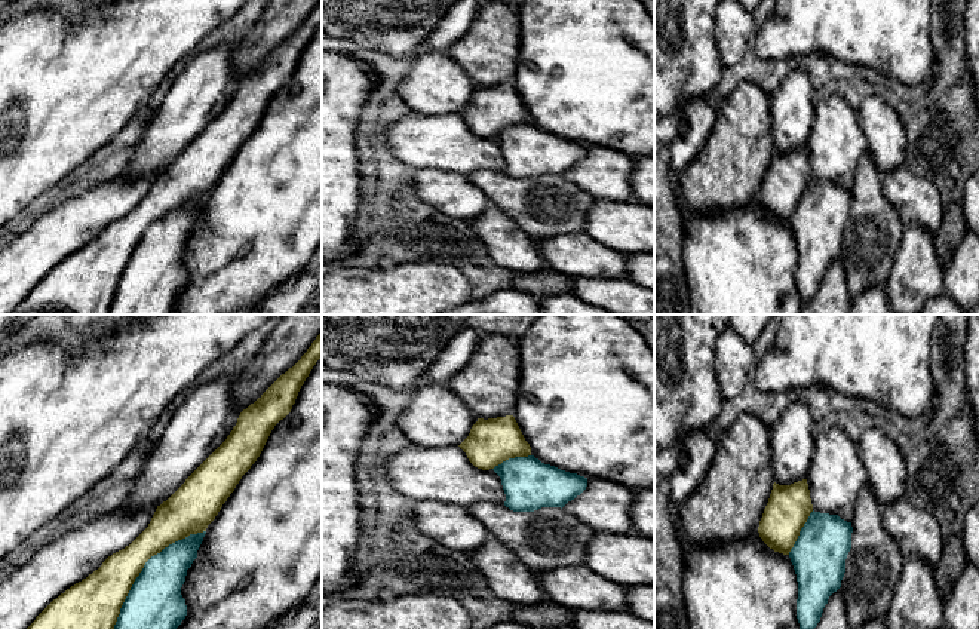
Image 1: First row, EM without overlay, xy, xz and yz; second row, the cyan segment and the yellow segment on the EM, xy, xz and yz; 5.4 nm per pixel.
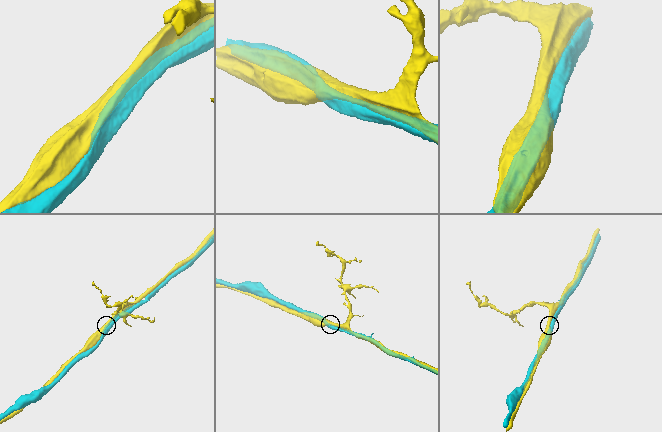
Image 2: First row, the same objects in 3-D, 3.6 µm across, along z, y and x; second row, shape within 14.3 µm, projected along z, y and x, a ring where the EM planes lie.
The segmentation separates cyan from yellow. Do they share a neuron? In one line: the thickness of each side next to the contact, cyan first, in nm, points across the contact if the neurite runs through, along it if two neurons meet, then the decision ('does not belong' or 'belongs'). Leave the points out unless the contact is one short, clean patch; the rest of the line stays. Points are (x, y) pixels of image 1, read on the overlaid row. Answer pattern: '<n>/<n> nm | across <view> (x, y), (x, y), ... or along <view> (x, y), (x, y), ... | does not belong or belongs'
300/240 nm | does not belong

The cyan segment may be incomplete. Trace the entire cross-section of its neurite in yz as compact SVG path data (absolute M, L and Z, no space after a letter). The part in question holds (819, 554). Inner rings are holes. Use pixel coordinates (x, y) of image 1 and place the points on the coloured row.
M814 510L801 528L789 552L798 582L800 629L814 629L829 596L841 587L851 533L851 522Z

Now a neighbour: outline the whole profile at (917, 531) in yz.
M905 495L881 507L883 525L897 540L902 553L918 556L934 568L942 556L943 539L939 522L924 509L911 504Z

